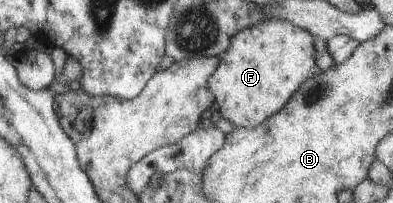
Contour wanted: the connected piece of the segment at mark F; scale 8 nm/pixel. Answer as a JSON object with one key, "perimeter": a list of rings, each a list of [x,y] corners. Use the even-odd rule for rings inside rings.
{"perimeter":[[[269,19],[246,27],[230,39],[228,49],[219,56],[220,62],[209,81],[209,90],[212,90],[220,118],[229,121],[234,127],[253,128],[272,114],[279,113],[300,84],[319,71],[315,66],[315,56],[315,37],[289,21]]]}

